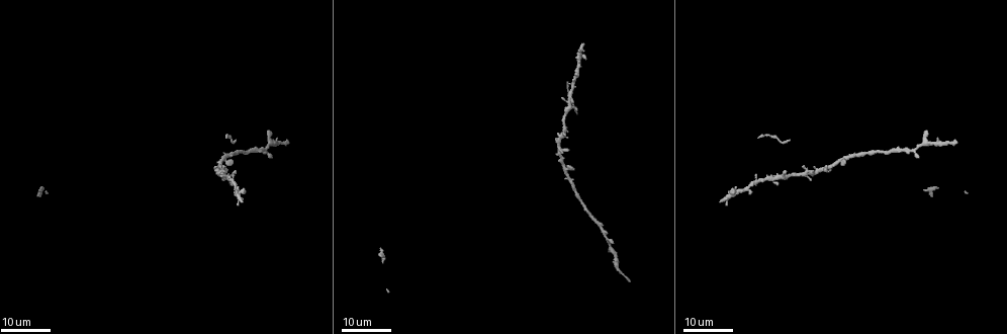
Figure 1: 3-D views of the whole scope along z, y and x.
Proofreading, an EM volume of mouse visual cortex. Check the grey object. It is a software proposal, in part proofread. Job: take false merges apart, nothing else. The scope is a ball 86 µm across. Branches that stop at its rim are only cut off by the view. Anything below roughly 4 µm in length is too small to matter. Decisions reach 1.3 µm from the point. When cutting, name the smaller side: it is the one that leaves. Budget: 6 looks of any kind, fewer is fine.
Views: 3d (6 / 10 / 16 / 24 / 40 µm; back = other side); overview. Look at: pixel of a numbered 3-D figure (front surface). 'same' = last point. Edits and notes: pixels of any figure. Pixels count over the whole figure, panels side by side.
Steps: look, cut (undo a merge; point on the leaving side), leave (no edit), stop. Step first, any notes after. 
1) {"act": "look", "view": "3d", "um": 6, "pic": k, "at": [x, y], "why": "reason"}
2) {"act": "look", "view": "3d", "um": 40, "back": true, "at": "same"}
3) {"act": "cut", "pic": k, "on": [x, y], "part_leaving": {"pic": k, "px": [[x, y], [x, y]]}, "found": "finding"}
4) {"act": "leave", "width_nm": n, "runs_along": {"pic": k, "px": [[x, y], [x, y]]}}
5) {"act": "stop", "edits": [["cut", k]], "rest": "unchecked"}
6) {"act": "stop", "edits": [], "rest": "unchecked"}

{"act": "look", "view": "3d", "um": 16, "pic": 1, "at": [569, 107], "why": "three arms meet"}

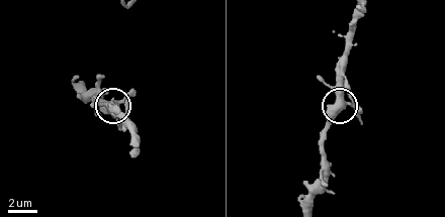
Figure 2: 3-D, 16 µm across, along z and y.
{"act": "look", "view": "3d", "um": 10, "pic": 2, "at": [343, 101]}

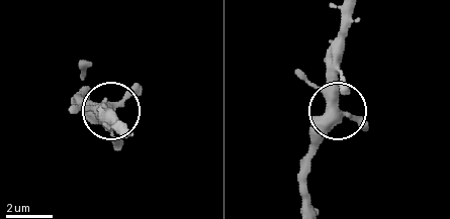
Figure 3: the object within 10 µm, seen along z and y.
{"act": "leave", "width_nm": 410, "runs_along": {"pic": 3, "px": [[307, 202], [307, 149], [335, 109], [339, 73], [346, 90]]}, "found": "all the same cell"}

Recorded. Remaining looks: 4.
{"act": "look", "view": "3d", "um": 24, "pic": 1, "at": [565, 170], "why": "two arms in line, one across"}

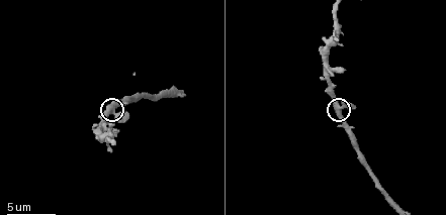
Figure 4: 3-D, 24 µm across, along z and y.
{"act": "look", "view": "3d", "um": 6, "pic": 4, "at": [338, 112], "why": "closer look"}

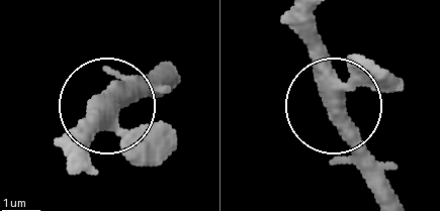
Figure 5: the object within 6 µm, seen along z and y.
{"act": "leave", "runs_along": {"pic": 5, "px": [[337, 102], [340, 130], [372, 186]]}, "found": "continuous, no second cell"}

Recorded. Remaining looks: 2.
{"act": "look", "view": "3d", "um": 16, "pic": 1, "at": [617, 268], "why": "sudden change in width"}

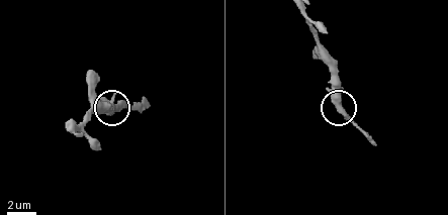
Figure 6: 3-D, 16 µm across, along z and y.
{"act": "look", "view": "3d", "um": 10, "pic": 6, "at": [339, 109]}

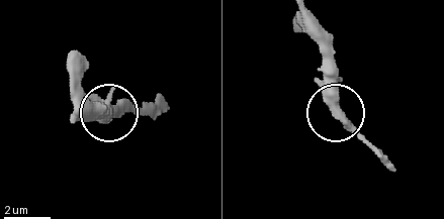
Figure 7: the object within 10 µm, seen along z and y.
{"act": "leave", "found": "continuous, no second cell"}

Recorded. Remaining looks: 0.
{"act": "stop", "edits": [], "rest": "unchecked"}

